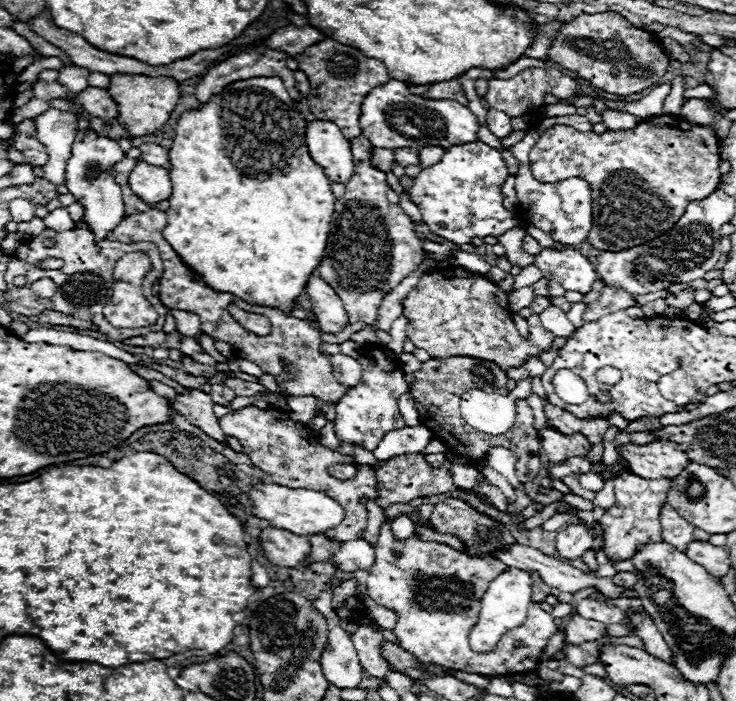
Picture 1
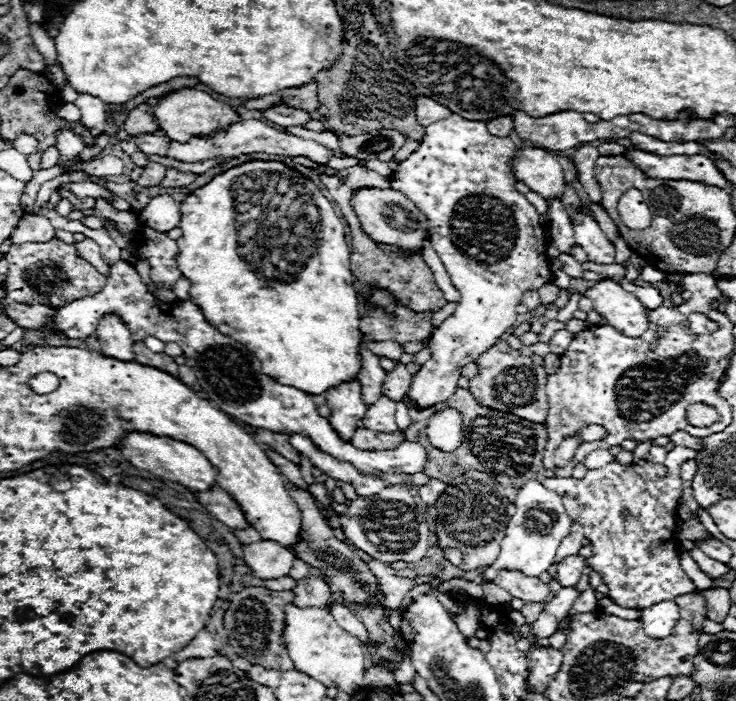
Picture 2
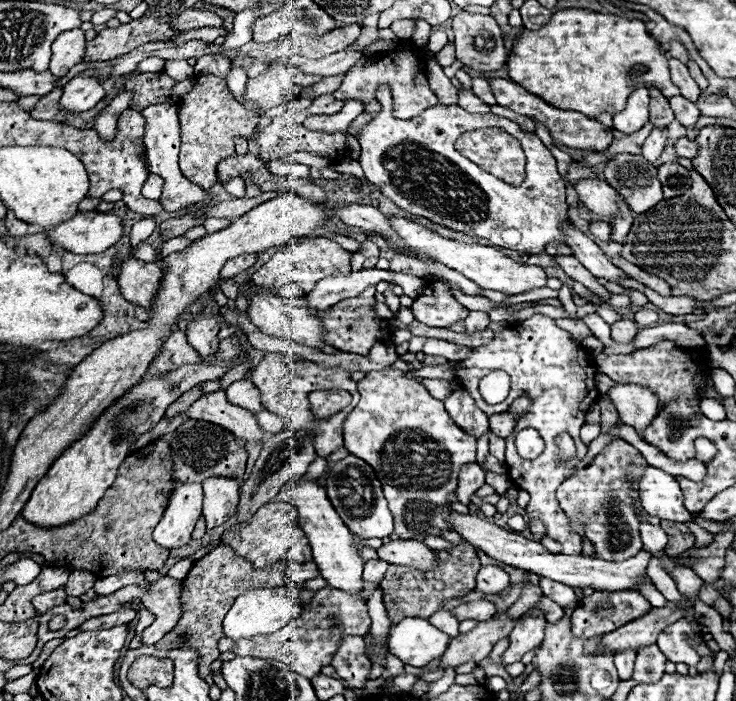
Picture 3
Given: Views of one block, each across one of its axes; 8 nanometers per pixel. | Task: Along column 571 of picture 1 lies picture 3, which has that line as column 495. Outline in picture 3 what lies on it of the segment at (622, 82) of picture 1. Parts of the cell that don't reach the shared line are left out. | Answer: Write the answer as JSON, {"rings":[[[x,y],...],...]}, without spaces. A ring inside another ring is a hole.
{"rings":[[[460,12],[452,18],[456,36],[456,58],[478,72],[500,70],[508,52],[504,48],[502,30],[492,16]]]}

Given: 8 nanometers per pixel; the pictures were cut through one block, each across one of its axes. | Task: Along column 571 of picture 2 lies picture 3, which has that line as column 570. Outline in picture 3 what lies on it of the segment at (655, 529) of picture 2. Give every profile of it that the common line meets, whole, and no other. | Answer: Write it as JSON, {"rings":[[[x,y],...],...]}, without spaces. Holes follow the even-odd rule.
{"rings":[[[614,440],[596,456],[596,460],[588,468],[578,470],[574,476],[566,478],[558,486],[556,498],[566,516],[584,520],[584,524],[588,524],[586,538],[596,548],[594,556],[612,562],[622,562],[642,550],[634,500],[638,498],[636,488],[640,482],[640,472],[644,472],[644,464],[648,462],[632,444],[624,440]],[[628,478],[634,478],[634,488],[628,484]]]}

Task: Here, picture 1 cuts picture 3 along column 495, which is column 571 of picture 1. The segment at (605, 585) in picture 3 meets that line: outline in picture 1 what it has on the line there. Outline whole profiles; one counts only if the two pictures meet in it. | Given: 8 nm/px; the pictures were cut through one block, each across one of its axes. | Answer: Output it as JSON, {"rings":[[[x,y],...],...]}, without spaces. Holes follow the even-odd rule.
{"rings":[[[570,524],[556,534],[556,550],[562,558],[580,558],[592,548],[592,536],[584,524]]]}

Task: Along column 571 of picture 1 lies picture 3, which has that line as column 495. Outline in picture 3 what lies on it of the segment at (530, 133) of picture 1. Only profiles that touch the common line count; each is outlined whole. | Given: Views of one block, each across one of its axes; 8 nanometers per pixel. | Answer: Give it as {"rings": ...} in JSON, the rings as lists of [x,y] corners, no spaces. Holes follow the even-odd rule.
{"rings":[[[388,86],[376,90],[376,100],[382,104],[382,110],[360,132],[360,146],[362,146],[360,164],[364,168],[366,178],[396,206],[408,210],[410,214],[442,224],[446,228],[452,228],[470,236],[480,236],[494,242],[496,246],[526,252],[526,254],[540,254],[544,252],[544,246],[548,242],[554,242],[554,240],[562,242],[560,222],[568,218],[566,186],[564,186],[562,176],[556,170],[554,156],[534,132],[530,134],[522,132],[518,124],[514,124],[512,120],[500,118],[496,114],[470,114],[462,110],[458,104],[437,104],[410,120],[400,120],[392,116],[392,96],[390,96]],[[488,127],[506,130],[510,136],[520,140],[527,160],[526,180],[522,182],[522,186],[510,186],[500,180],[494,180],[494,176],[482,172],[476,164],[472,164],[468,158],[456,152],[454,142],[460,134],[464,134],[466,130]]]}

